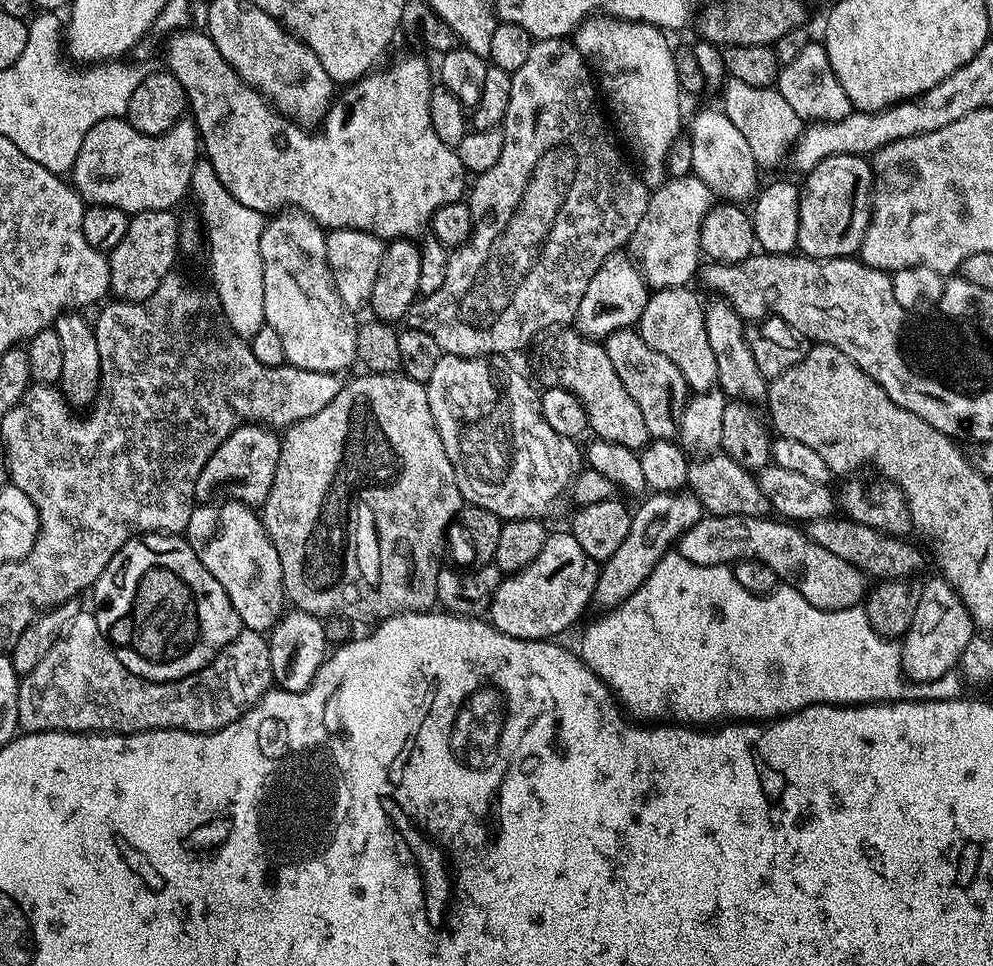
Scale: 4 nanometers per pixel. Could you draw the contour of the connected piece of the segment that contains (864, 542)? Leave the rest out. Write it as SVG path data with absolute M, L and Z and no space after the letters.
M831 516L820 520L813 520L807 525L806 533L811 540L824 546L839 558L854 565L865 575L880 576L878 578L903 579L913 575L924 564L923 554L910 541L880 532L874 527L858 523L851 518Z

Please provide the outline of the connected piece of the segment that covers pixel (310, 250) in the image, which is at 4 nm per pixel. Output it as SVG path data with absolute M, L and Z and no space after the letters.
M285 211L267 221L261 238L260 253L264 259L264 322L278 330L282 338L285 361L293 368L302 370L344 374L344 371L352 363L355 365L358 360L358 324L357 321L352 321L353 309L344 303L334 287L332 272L328 267L328 241L325 229L301 212Z

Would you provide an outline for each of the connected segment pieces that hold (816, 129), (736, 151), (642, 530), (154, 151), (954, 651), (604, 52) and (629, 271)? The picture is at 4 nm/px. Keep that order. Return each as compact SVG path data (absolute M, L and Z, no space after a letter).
M933 88L912 100L905 100L890 108L885 108L882 112L853 111L851 116L842 120L816 122L805 127L802 133L803 138L794 152L794 158L796 156L802 170L801 173L812 172L820 160L831 156L864 156L884 147L890 141L900 140L906 136L917 136L920 132L928 132L928 126L924 126L924 120L918 120L916 112L920 104L924 104L926 100L930 100L932 104L932 94L934 94Z
M723 111L704 112L692 124L690 131L694 158L692 159L691 175L697 176L717 197L728 202L751 201L757 195L756 172L758 165L754 158L750 145L746 143L746 138L730 122L730 118L725 116Z
M652 494L649 497L641 506L640 512L631 513L632 521L622 545L618 546L611 558L603 561L601 565L593 596L596 606L615 608L620 602L633 596L644 584L644 579L654 570L656 563L668 555L681 535L688 528L694 527L705 515L698 498L691 494Z
M124 118L103 120L86 134L70 183L89 205L114 206L129 214L166 212L175 209L182 196L189 195L197 159L198 133L191 119L179 120L161 136L142 134Z
M943 578L932 580L920 589L918 610L908 632L902 638L900 667L903 675L917 685L942 678L959 665L960 655L973 638L974 625L966 606L955 588Z
M588 18L575 29L574 43L584 55L591 71L598 77L598 88L616 111L620 132L628 139L627 151L640 159L644 169L638 175L649 189L664 183L668 167L668 152L681 135L678 74L674 74L673 49L668 48L665 33L653 24L621 18L591 20Z
M617 250L604 259L594 278L590 278L590 286L586 286L586 294L582 294L582 302L578 302L574 328L579 335L589 340L603 342L615 332L639 325L640 315L646 310L650 289L644 283L639 269L624 254Z

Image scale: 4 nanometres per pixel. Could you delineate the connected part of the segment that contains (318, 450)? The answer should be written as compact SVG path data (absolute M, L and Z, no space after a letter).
M403 374L363 375L357 380L350 381L349 384L347 381L334 398L334 402L330 402L330 406L318 410L318 414L314 414L310 418L297 420L295 424L286 429L280 441L274 482L270 486L268 499L262 505L264 528L268 531L270 542L274 542L274 550L278 550L278 562L282 562L285 597L290 601L293 609L321 618L355 617L356 599L359 596L365 596L368 600L377 600L382 607L392 608L388 610L396 614L431 609L437 603L438 574L442 567L440 547L441 550L445 547L445 532L448 531L449 525L457 519L462 507L462 497L458 490L454 466L450 466L446 446L442 446L442 438L438 434L434 414L430 414L427 387Z

